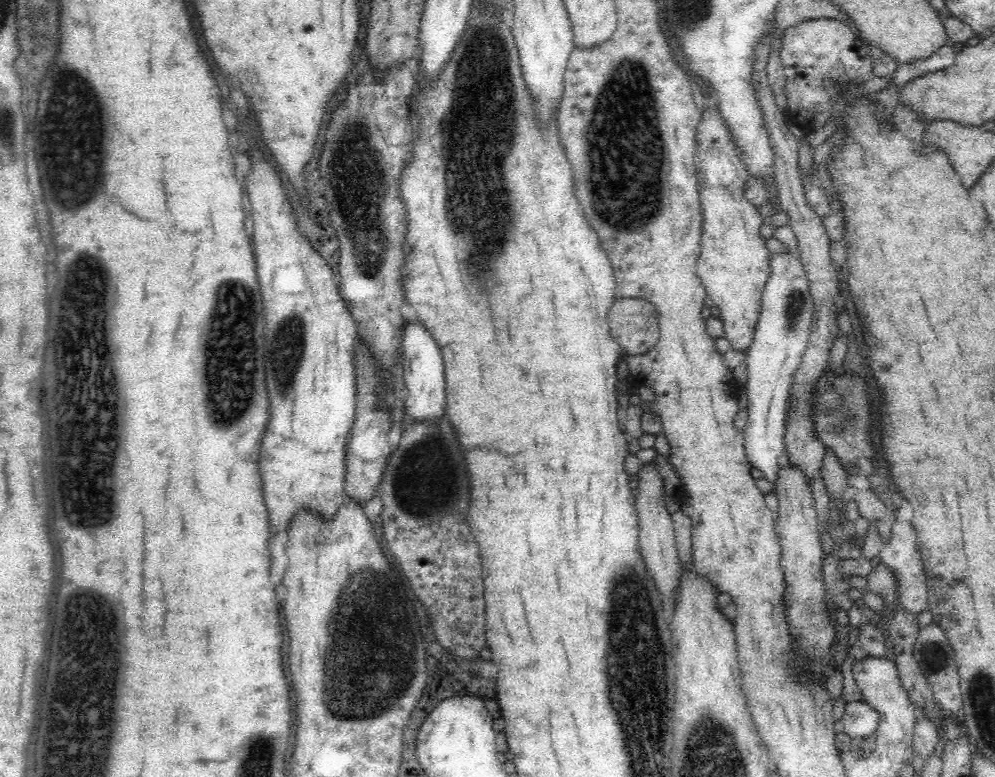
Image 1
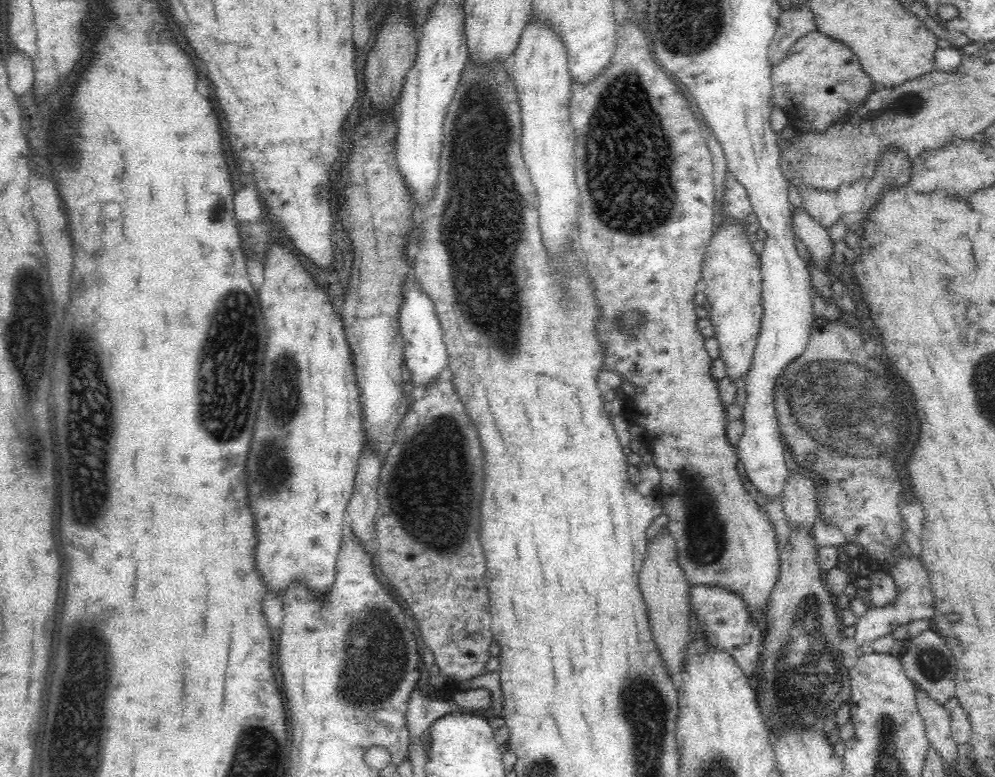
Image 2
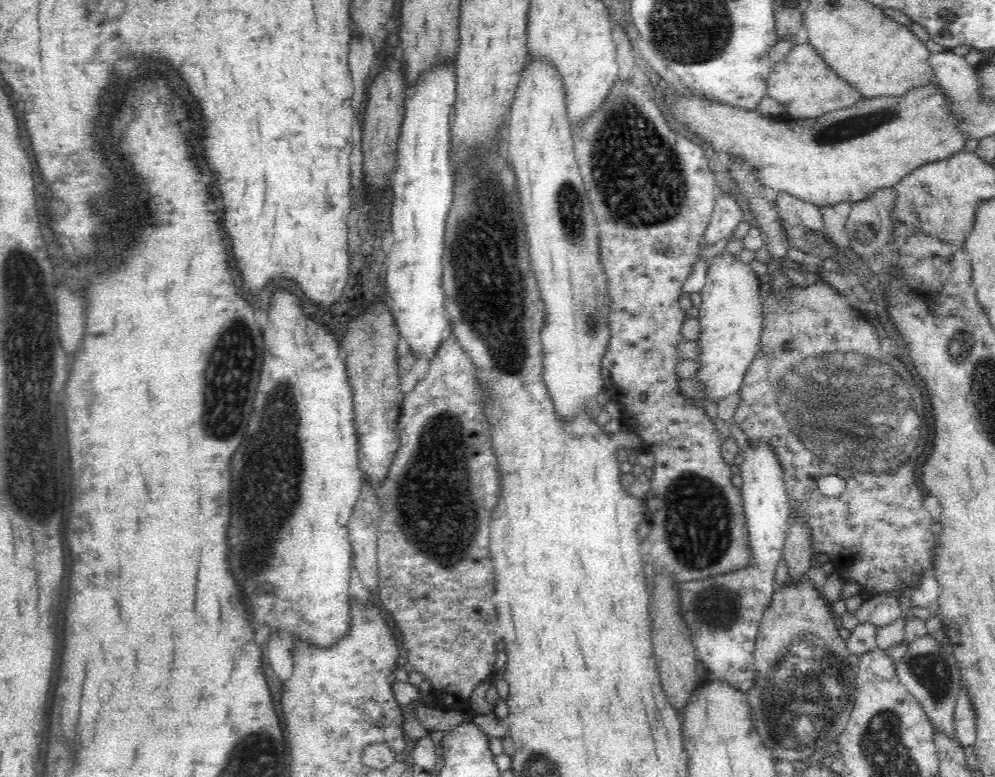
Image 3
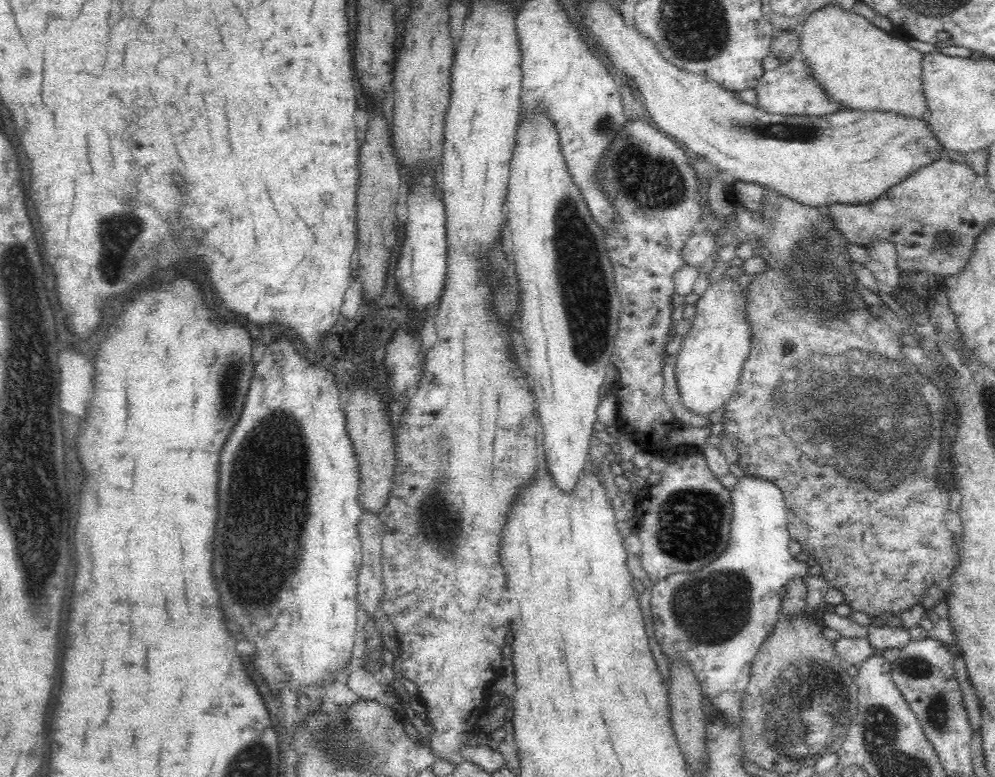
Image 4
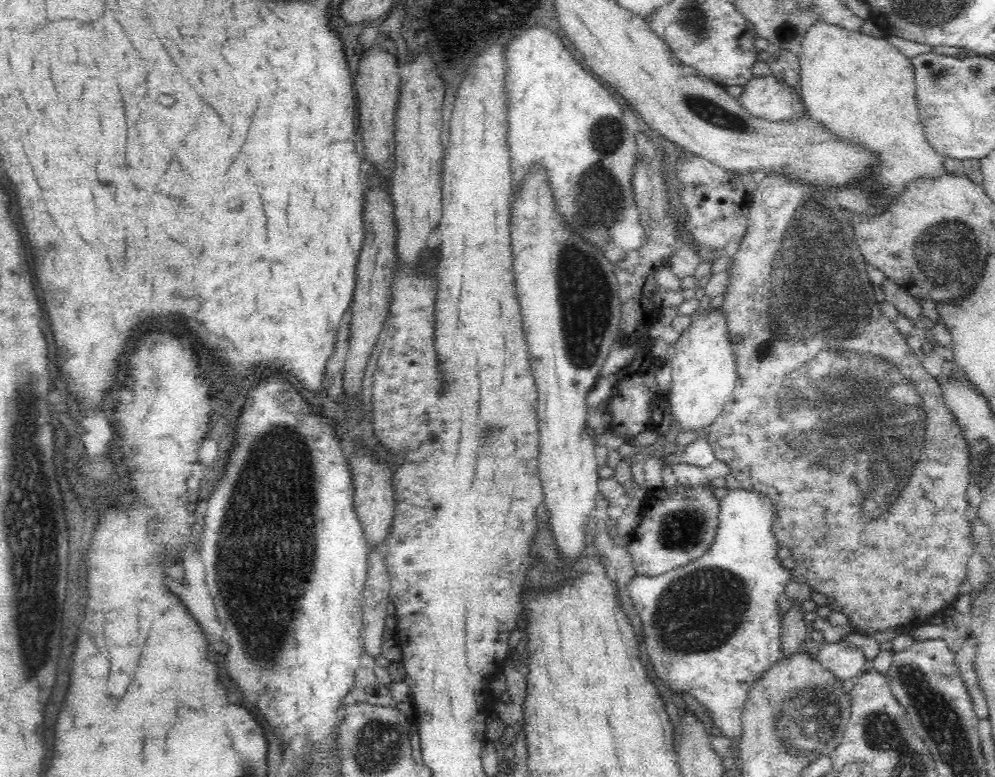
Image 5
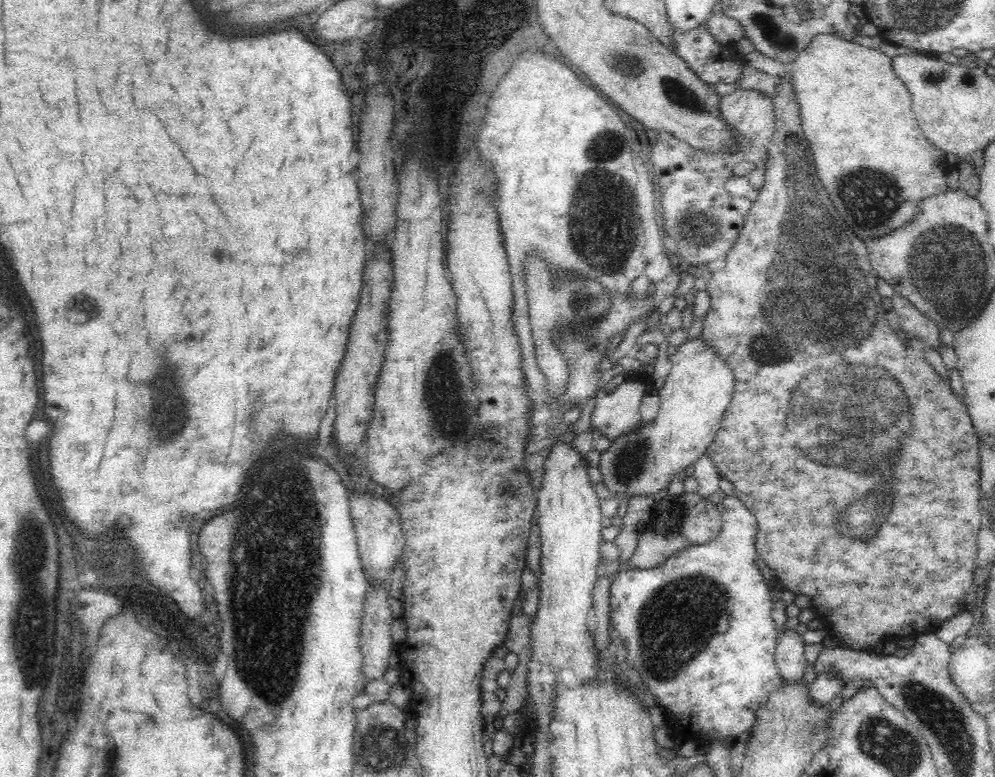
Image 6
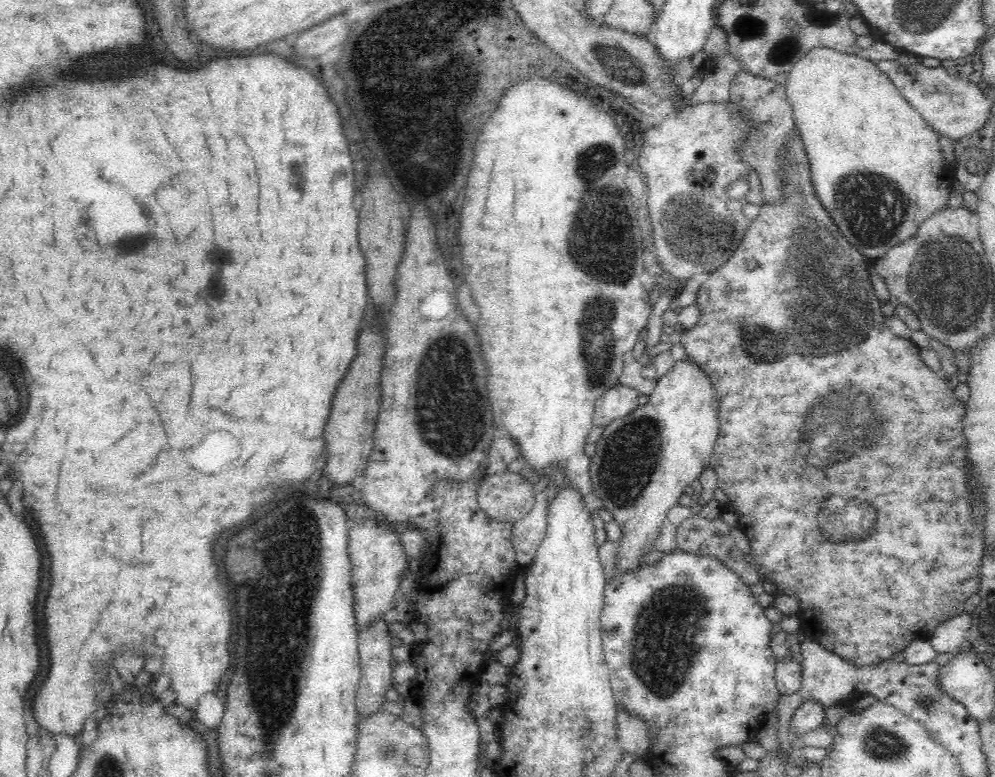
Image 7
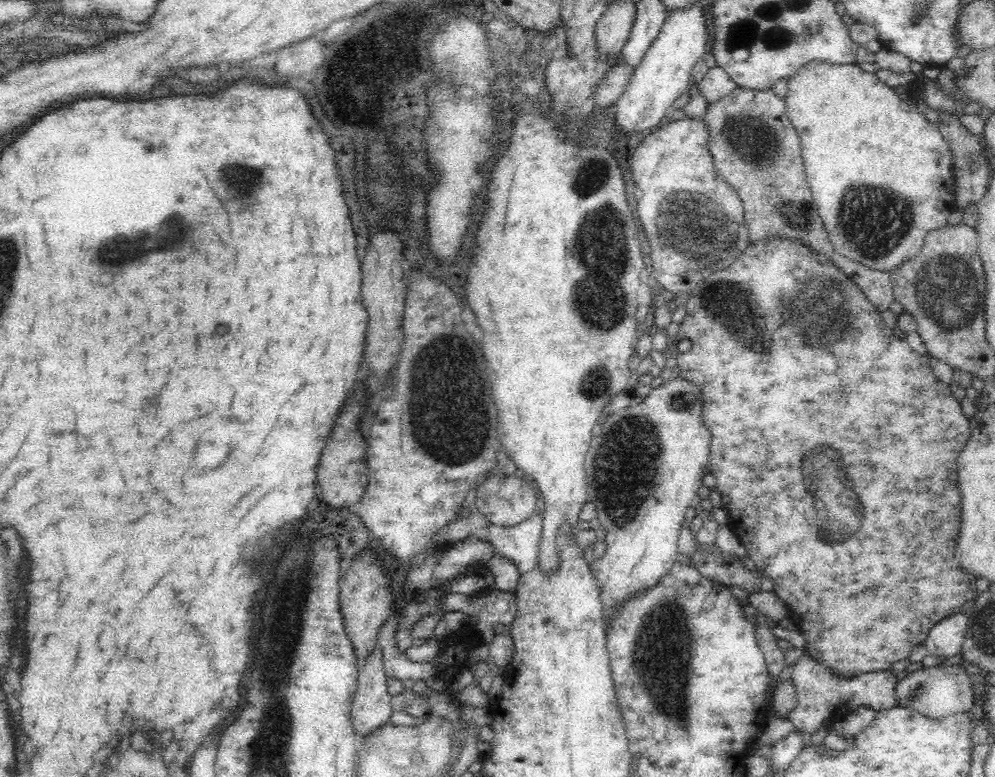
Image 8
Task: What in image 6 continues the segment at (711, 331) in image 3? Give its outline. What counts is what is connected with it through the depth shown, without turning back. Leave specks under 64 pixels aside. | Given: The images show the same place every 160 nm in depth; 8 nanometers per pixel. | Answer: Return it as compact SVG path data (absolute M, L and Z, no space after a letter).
M700 337L688 340L678 347L674 356L669 358L669 362L671 372L665 386L655 391L660 399L660 409L656 419L644 424L641 422L638 427L634 427L634 430L622 432L615 439L610 439L610 446L600 454L597 467L586 466L590 483L593 486L597 483L606 486L610 493L620 497L620 502L626 501L628 504L635 496L652 497L664 490L668 491L675 477L694 464L702 455L706 455L714 434L720 428L720 420L726 404L730 402L730 394L734 392L734 376L730 372L731 369Z

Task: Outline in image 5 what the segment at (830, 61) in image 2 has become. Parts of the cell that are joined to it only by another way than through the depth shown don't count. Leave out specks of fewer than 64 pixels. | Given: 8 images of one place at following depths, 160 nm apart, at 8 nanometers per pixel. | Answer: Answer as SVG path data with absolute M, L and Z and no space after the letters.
M774 75L752 77L736 98L742 108L754 117L770 122L782 122L806 115L803 102L796 89L778 81Z

